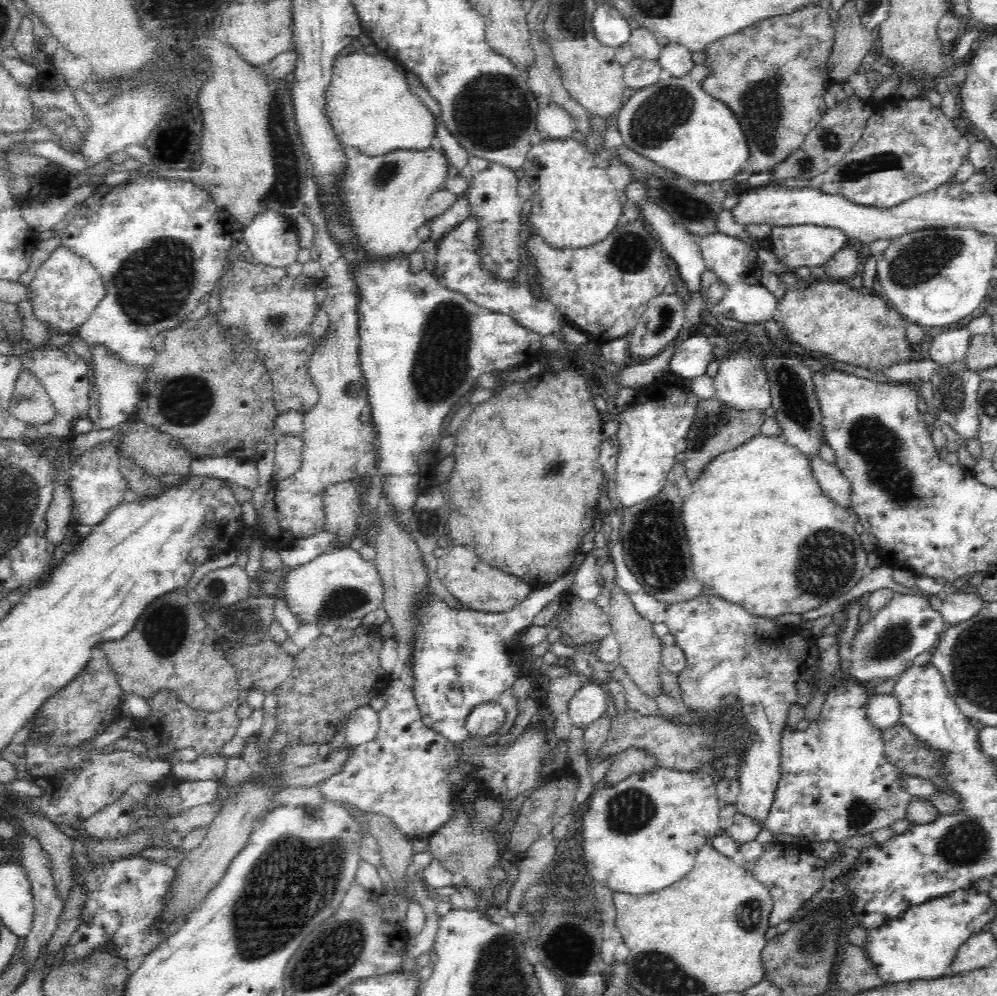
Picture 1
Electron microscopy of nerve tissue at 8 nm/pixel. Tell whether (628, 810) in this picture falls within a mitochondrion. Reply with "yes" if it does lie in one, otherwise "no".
yes

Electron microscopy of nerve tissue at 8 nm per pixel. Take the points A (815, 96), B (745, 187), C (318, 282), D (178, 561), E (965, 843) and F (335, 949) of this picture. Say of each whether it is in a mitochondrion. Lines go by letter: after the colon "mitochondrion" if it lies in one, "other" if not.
A: other
B: other
C: other
D: other
E: mitochondrion
F: mitochondrion

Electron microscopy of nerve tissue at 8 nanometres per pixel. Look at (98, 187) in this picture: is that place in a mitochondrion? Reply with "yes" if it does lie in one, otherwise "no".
no

